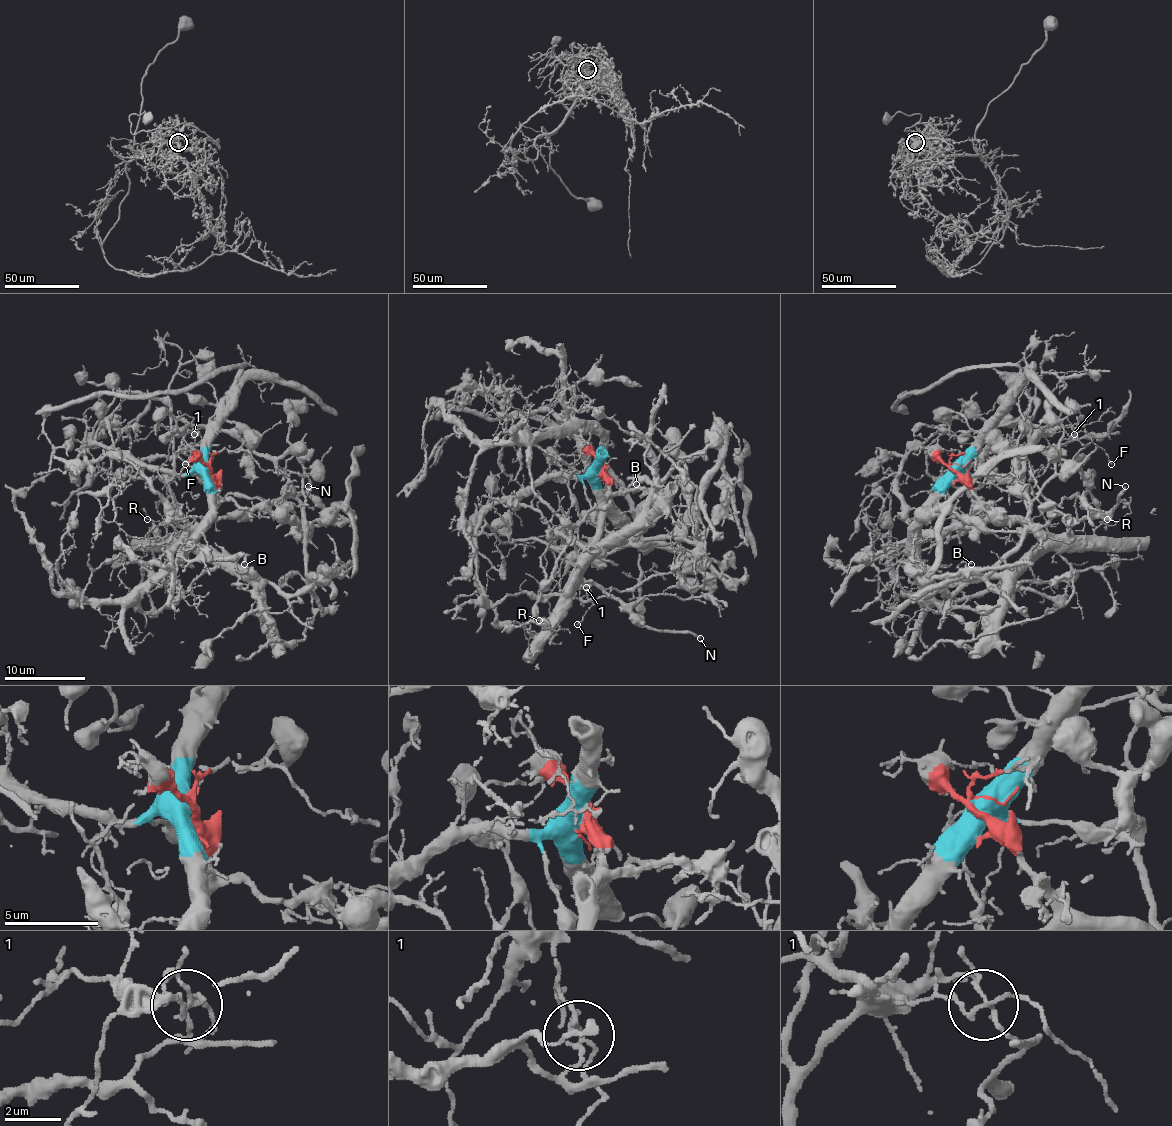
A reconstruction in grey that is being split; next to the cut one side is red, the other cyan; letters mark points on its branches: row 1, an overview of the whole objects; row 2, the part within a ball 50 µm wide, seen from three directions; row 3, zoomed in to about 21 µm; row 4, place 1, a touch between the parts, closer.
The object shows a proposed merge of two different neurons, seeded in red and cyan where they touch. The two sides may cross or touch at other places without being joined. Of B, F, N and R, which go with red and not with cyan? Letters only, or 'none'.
B, F, N, R

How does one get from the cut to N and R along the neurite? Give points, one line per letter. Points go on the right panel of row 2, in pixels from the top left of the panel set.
N: (953, 468), (1000, 515), (1020, 515), (1062, 535), (1113, 506), (1125, 486)
R: (953, 468), (965, 486), (1000, 515), (1020, 515), (1054, 535), (1091, 535), (1107, 519)

